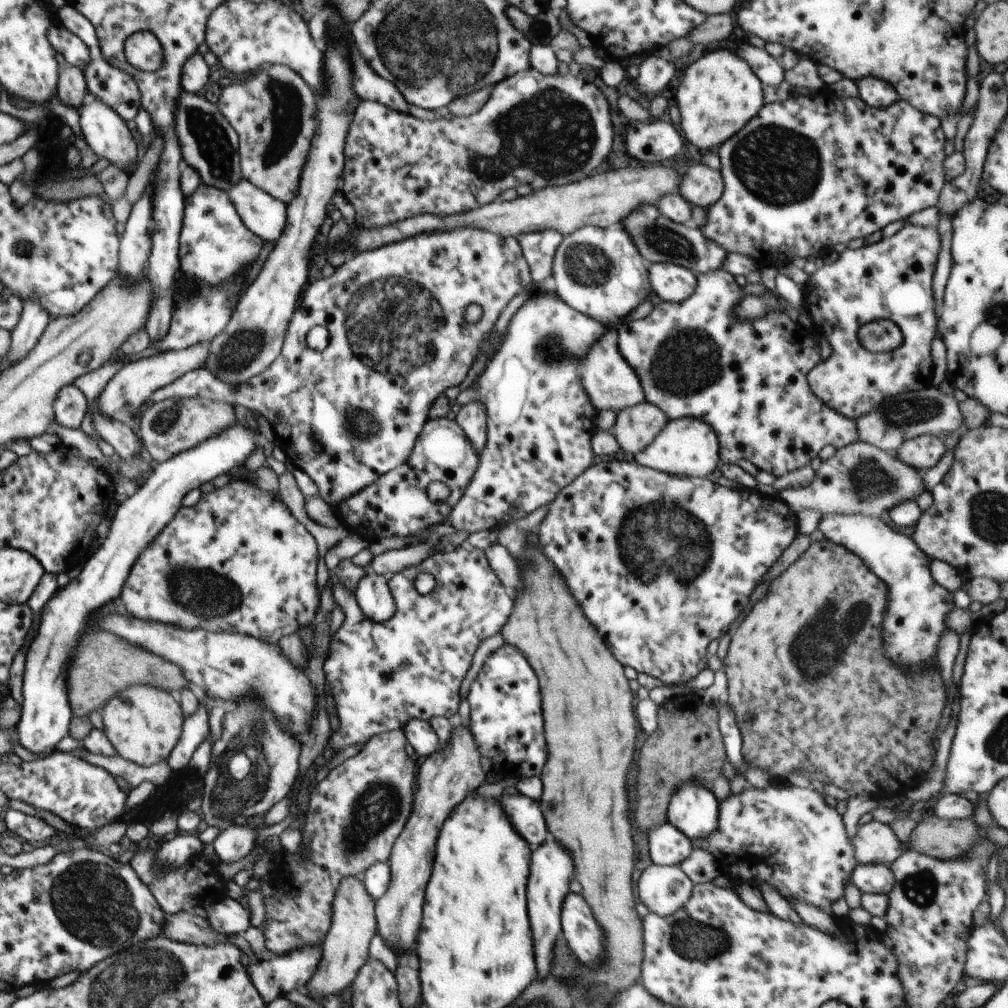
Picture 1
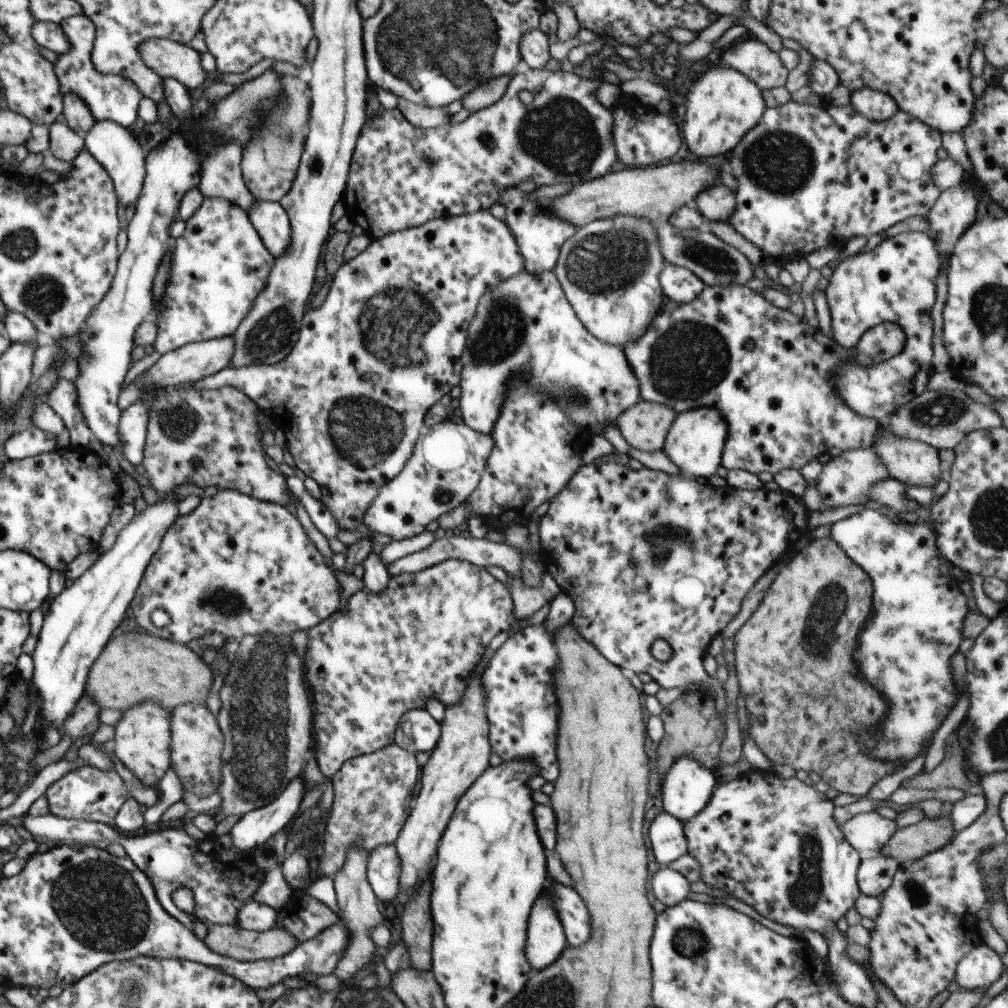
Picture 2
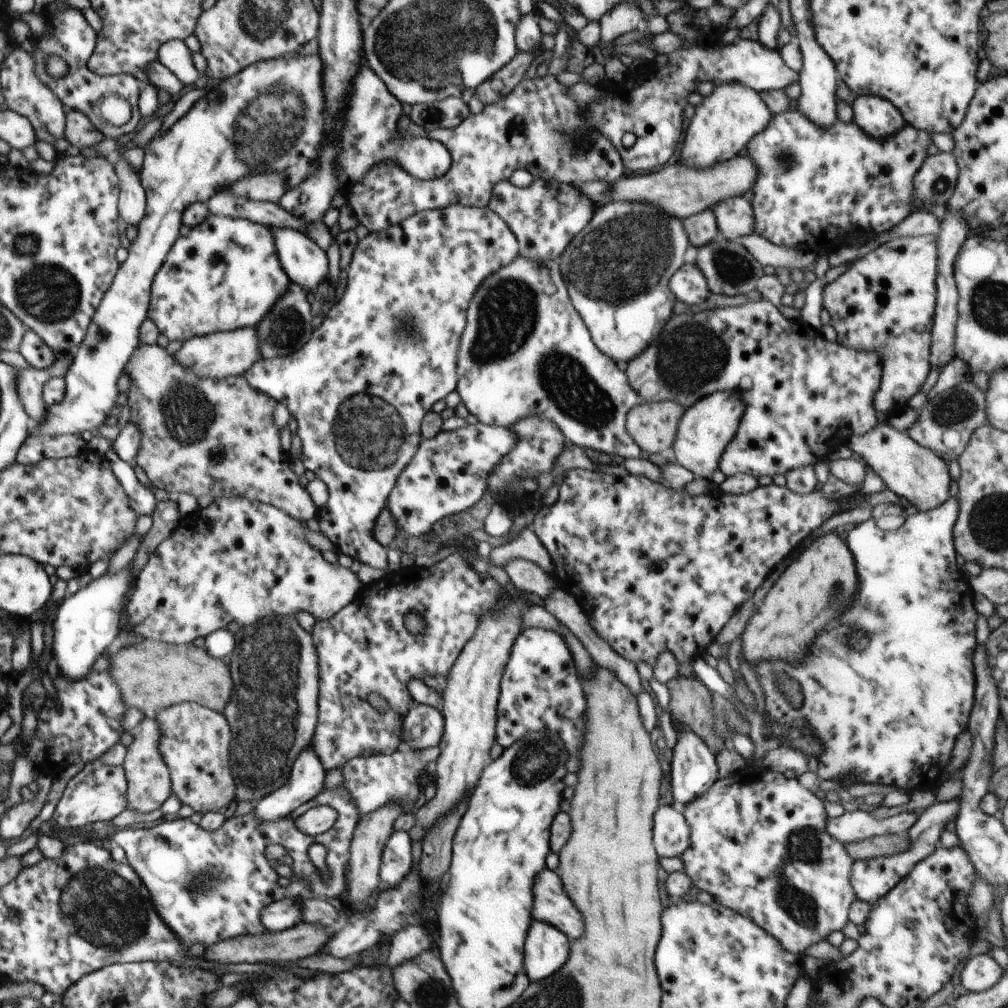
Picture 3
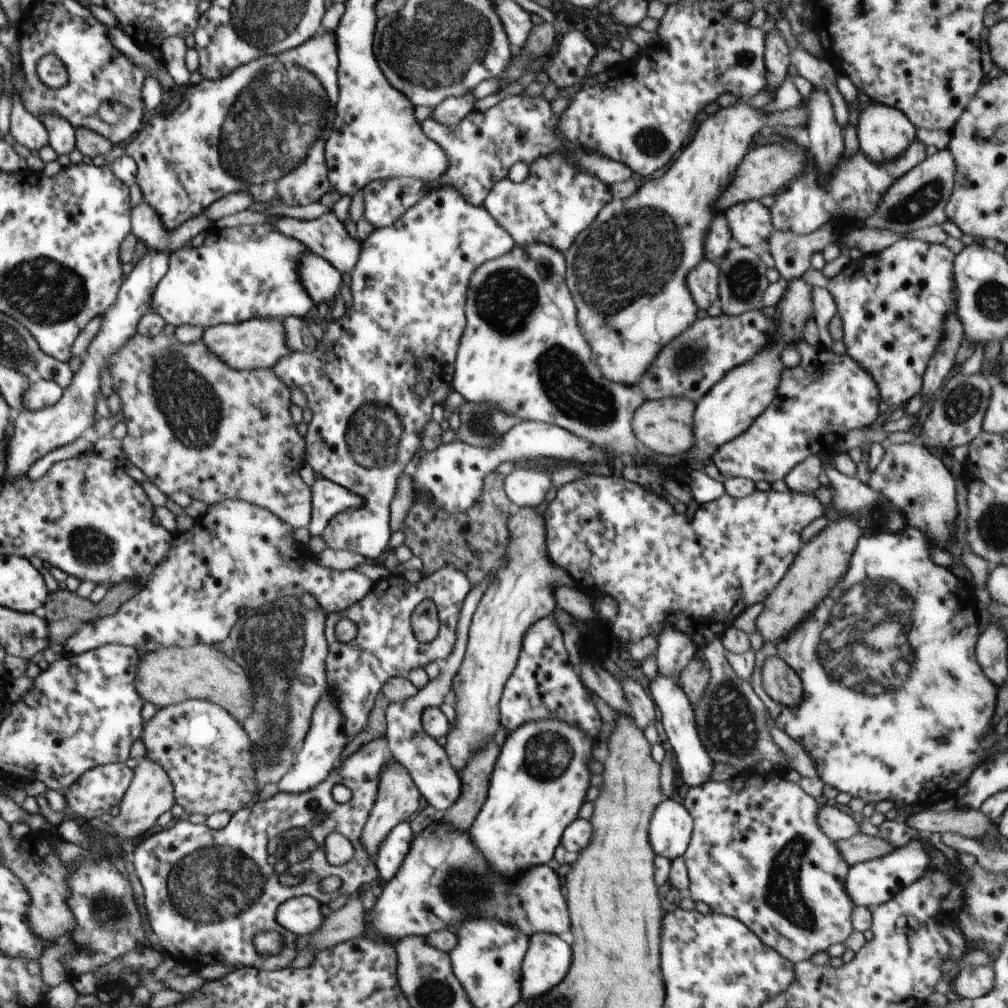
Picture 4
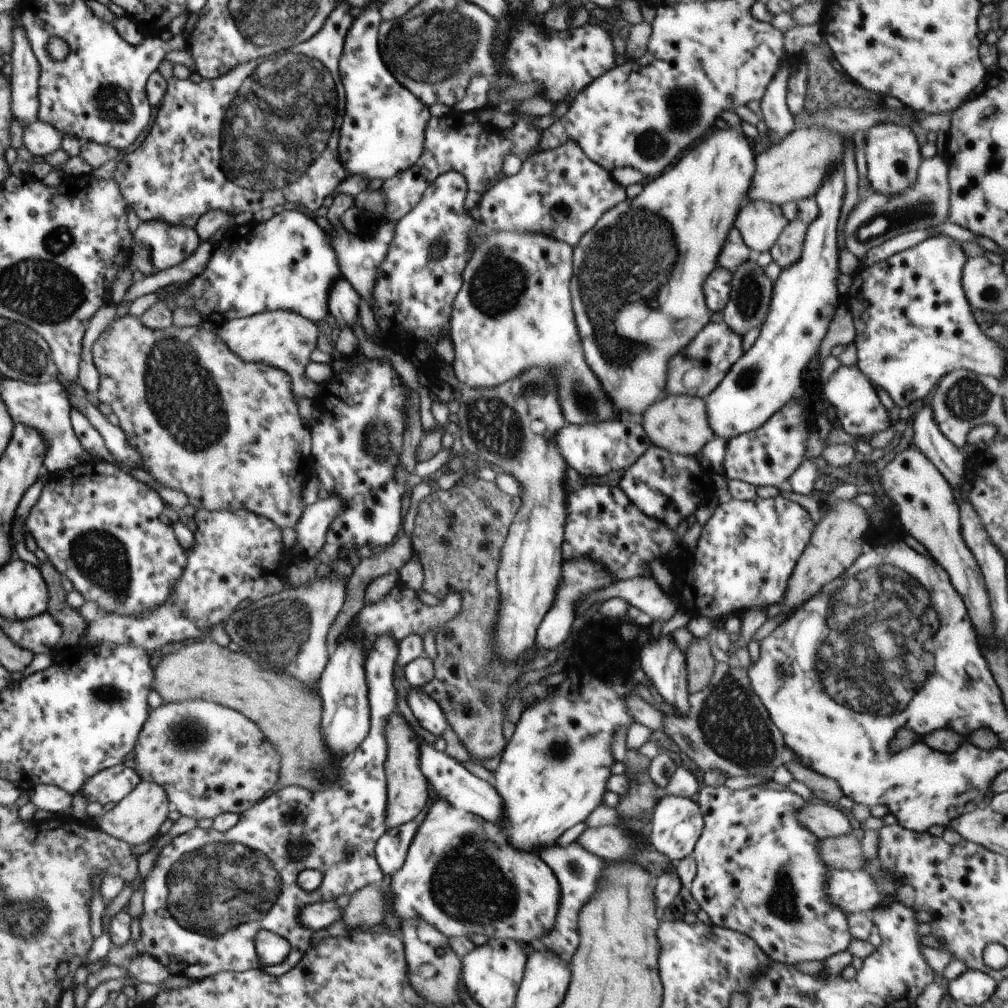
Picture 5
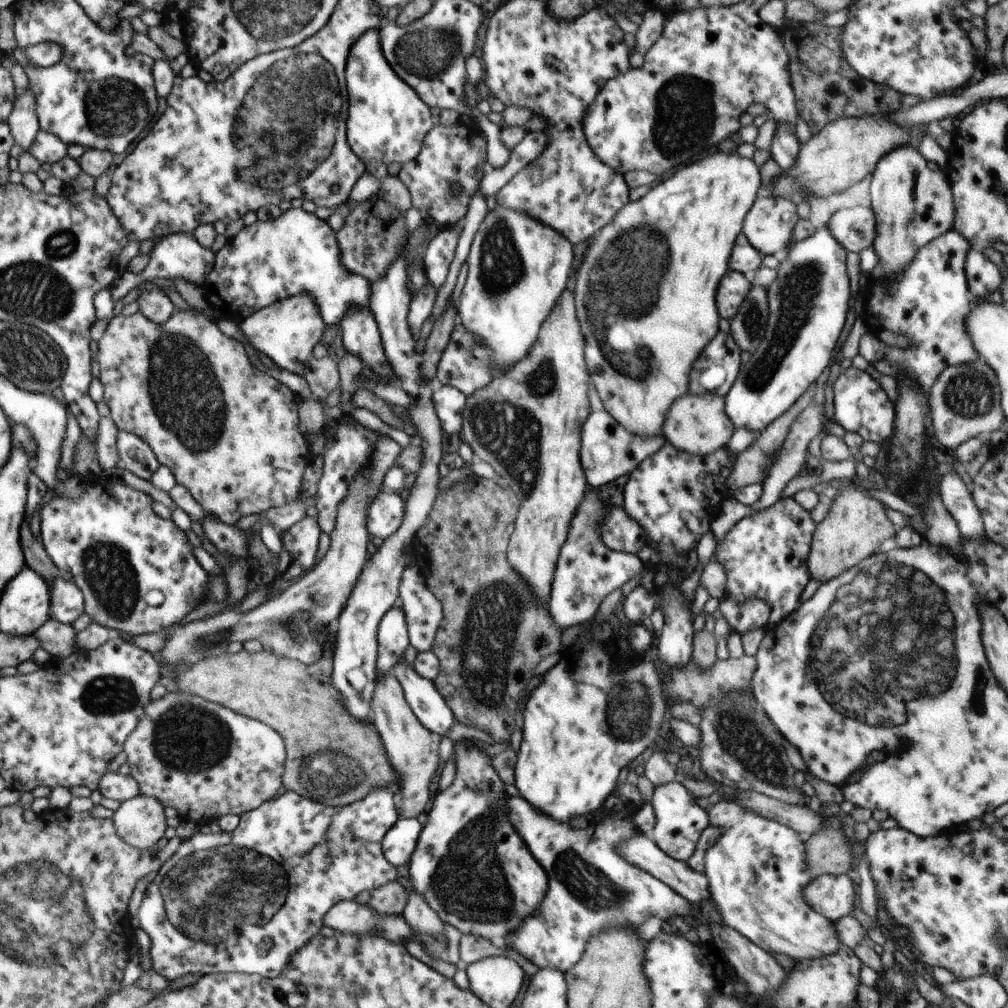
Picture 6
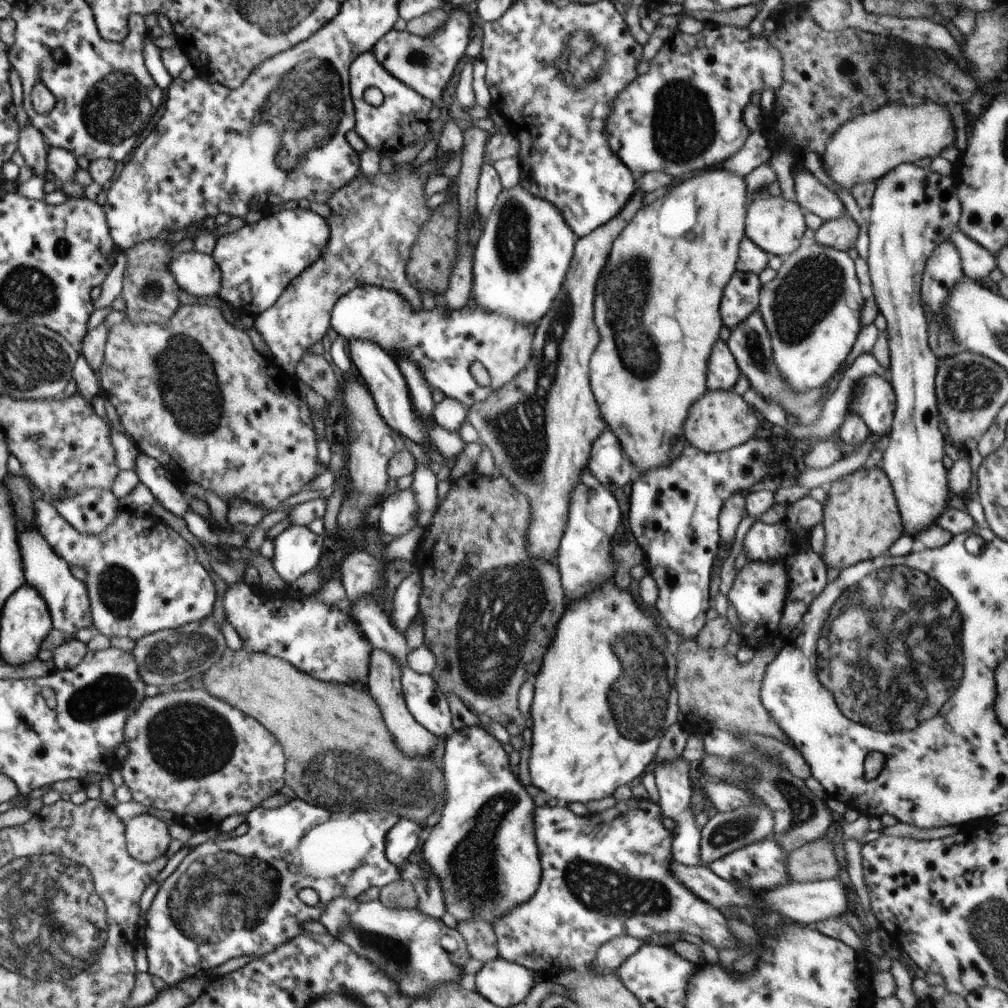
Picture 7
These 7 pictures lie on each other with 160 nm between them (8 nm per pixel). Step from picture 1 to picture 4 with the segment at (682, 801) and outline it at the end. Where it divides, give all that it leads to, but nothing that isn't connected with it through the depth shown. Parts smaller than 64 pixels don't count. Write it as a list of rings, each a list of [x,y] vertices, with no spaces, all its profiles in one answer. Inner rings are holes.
[[[658,672],[650,681],[649,688],[656,708],[660,709],[662,726],[676,756],[676,762],[680,768],[678,774],[682,778],[682,783],[695,787],[708,782],[714,762],[700,740],[699,729],[696,728],[694,705],[679,685],[679,677],[666,676]]]

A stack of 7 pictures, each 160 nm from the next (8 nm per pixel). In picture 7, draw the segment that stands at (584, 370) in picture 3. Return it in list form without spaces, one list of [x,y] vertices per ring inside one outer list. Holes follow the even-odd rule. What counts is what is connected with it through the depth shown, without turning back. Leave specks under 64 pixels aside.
[[[520,184],[503,189],[474,248],[474,304],[526,326],[538,324],[562,288],[577,240],[554,204],[532,196]]]

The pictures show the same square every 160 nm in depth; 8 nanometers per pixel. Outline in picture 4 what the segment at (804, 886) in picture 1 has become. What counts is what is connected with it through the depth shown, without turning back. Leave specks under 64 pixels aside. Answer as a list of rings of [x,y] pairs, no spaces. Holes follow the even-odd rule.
[[[758,772],[739,773],[732,780],[708,781],[701,785],[690,787],[683,806],[693,818],[693,833],[690,844],[683,854],[685,865],[689,874],[688,898],[694,902],[704,902],[710,910],[720,915],[728,915],[745,924],[766,946],[773,948],[790,962],[796,963],[809,961],[816,952],[827,952],[832,945],[844,944],[845,940],[853,933],[851,916],[856,908],[844,888],[844,881],[850,868],[837,849],[836,843],[820,830],[817,823],[817,812],[822,802],[810,796],[798,783],[786,781],[784,778],[774,776],[765,778]]]

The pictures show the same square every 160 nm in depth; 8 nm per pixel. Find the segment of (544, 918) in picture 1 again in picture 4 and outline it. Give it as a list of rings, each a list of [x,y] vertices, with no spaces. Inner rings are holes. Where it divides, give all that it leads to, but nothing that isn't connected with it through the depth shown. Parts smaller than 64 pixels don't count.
[[[550,933],[533,934],[529,938],[529,947],[521,966],[521,1000],[536,999],[552,990],[556,984],[560,984],[570,970],[570,960],[572,960],[570,946],[562,938]]]

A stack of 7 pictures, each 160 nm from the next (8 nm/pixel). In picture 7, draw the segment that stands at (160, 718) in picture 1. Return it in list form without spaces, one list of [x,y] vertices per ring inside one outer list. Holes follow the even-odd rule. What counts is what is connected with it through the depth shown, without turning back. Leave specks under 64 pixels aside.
[[[148,813],[137,816],[125,826],[127,851],[141,863],[164,857],[172,838],[169,826]]]

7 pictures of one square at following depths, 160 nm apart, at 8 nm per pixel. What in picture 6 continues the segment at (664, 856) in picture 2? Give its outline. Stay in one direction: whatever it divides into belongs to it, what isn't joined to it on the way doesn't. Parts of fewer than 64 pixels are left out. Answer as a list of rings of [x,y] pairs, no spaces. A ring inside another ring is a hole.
[[[676,779],[674,782],[660,784],[658,788],[655,788],[654,796],[649,803],[654,808],[656,824],[647,834],[648,837],[671,858],[687,862],[696,850],[696,844],[702,832],[710,826],[708,810],[700,808],[696,800],[690,796],[690,792]]]

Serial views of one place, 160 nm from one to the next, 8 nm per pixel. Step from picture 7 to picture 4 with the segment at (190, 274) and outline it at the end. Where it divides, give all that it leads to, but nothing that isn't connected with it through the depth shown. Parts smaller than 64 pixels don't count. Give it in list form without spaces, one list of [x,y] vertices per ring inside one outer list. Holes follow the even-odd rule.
[[[146,202],[131,209],[131,232],[148,249],[171,253],[190,246],[195,236],[213,227],[204,212],[188,219],[175,229],[167,229],[157,212]]]

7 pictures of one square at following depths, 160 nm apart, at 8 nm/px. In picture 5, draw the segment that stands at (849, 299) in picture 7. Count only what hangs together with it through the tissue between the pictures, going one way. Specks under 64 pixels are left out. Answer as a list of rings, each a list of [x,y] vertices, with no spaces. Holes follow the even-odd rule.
[[[836,166],[824,176],[818,192],[814,194],[819,216],[808,225],[800,260],[782,269],[778,280],[773,283],[771,304],[760,336],[730,368],[716,389],[704,398],[706,418],[715,438],[730,441],[760,428],[804,386],[810,360],[819,352],[836,308],[844,302],[836,282],[841,273],[838,268],[838,222],[845,184],[841,166]]]

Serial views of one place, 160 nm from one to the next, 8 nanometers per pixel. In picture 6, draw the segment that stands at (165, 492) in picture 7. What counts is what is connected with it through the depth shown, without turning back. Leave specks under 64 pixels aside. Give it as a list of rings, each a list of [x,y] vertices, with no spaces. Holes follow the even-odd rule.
[[[118,429],[116,448],[121,466],[143,480],[149,481],[161,466],[148,444],[134,434]]]

